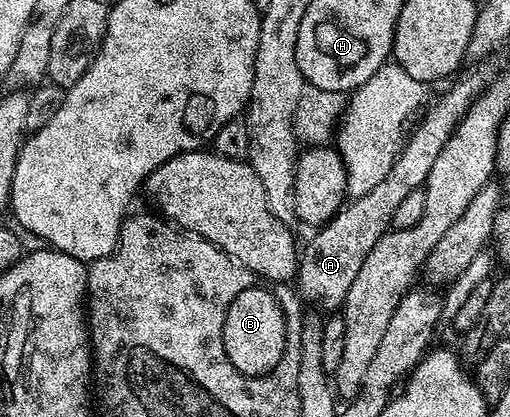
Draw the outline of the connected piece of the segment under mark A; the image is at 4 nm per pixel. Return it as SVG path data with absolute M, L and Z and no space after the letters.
M484 64L473 65L470 68L472 70L451 90L446 91L434 106L427 107L429 110L424 119L416 127L411 127L406 145L397 155L396 162L382 184L374 184L370 192L353 197L341 206L329 222L325 222L313 233L316 235L305 246L303 243L298 258L298 293L305 303L313 302L318 309L328 310L324 312L336 312L343 307L346 292L350 292L350 284L354 284L366 256L370 256L370 248L374 248L374 244L378 244L378 240L382 240L382 236L392 229L394 211L399 202L409 192L423 187L424 181L430 176L430 168L434 168L434 160L438 160L442 148L446 148L446 140L450 140L456 125L464 118L464 113L487 88L490 75L486 67Z

